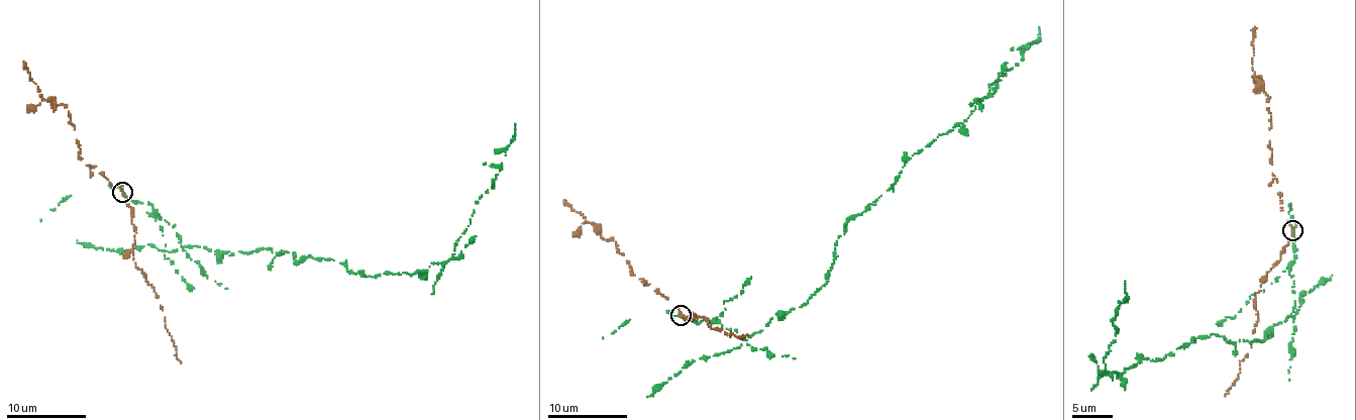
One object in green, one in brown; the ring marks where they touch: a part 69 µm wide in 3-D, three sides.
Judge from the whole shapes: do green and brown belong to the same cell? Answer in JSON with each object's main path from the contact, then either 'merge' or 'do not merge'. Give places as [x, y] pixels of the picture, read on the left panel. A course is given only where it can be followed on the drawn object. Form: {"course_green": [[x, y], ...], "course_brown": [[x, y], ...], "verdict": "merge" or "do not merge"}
{"course_green": [[122, 192], [150, 204], [183, 246], [413, 274], [452, 257], [515, 123]], "course_brown": [[122, 192], [121, 186], [109, 183], [78, 155], [79, 141], [67, 107], [39, 96], [23, 61]], "verdict": "do not merge"}

